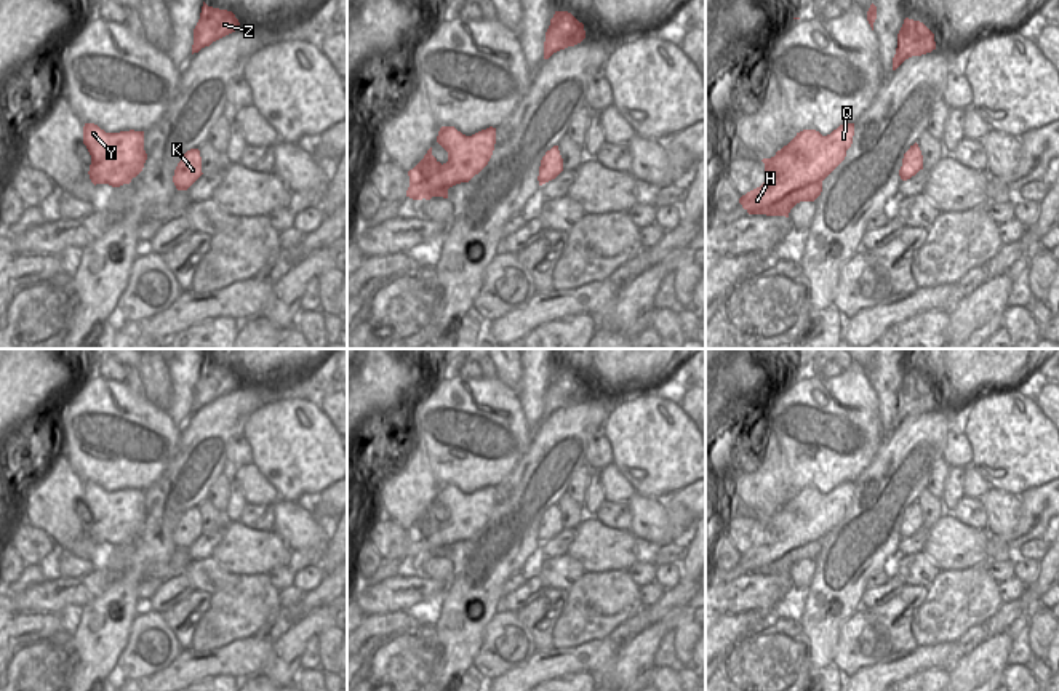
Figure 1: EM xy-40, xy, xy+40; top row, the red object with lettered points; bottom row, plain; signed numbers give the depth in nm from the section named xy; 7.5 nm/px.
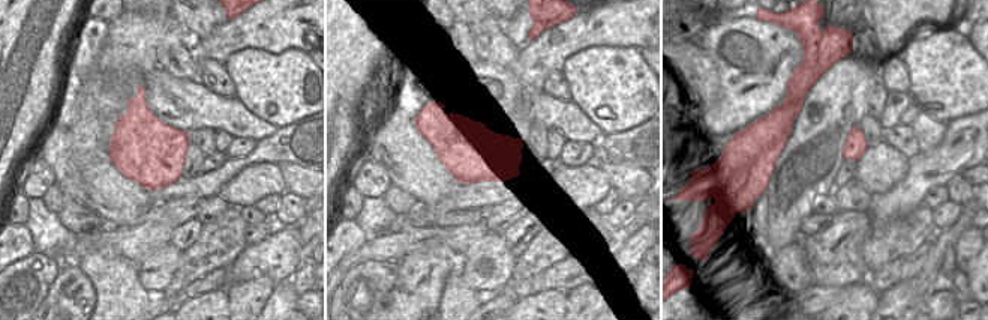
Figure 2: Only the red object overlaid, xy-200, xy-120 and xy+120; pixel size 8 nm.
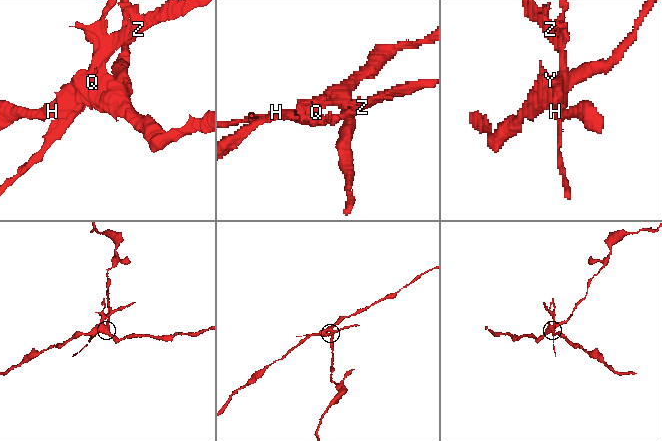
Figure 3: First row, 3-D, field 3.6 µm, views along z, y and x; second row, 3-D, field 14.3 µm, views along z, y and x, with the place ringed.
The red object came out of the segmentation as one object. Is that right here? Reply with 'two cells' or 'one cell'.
two cells

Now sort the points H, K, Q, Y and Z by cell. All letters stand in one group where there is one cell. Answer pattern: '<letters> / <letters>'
H K Q Y / Z

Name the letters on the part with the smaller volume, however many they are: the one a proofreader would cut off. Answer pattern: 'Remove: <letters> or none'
Remove: Z

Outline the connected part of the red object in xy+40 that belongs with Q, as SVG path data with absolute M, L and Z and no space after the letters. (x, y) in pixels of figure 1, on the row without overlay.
M854 481L840 483L822 494L816 488L803 488L776 510L763 517L765 541L739 557L749 573L758 573L785 553L824 539L846 515L853 502Z

